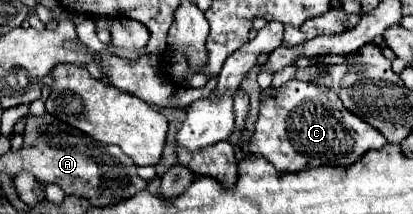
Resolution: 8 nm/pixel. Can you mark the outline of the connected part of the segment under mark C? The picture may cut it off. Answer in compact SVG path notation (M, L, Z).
M292 79L292 81L286 81L280 89L274 89L270 97L264 97L260 101L260 113L256 121L256 131L250 141L250 151L258 157L264 157L280 173L298 173L308 167L320 167L320 165L348 167L356 163L364 153L372 149L382 149L386 143L388 141L382 137L382 133L362 123L362 119L354 117L354 113L346 111L342 101L332 89L320 89L312 83Z

